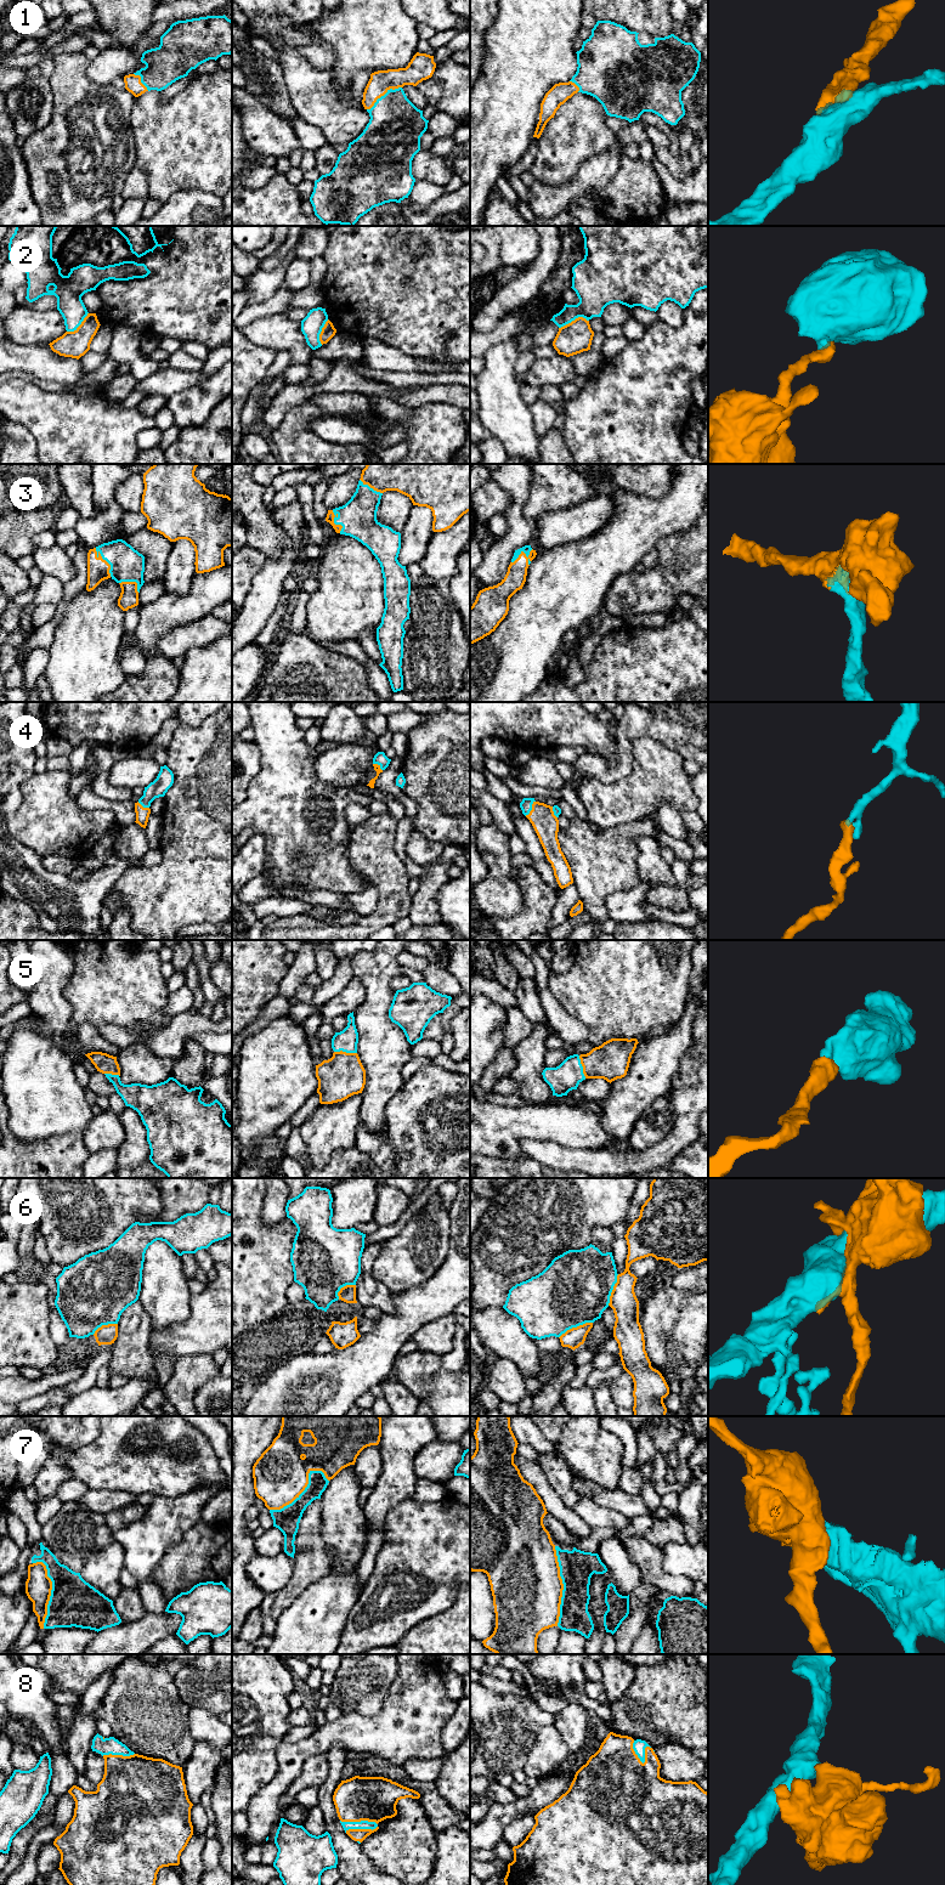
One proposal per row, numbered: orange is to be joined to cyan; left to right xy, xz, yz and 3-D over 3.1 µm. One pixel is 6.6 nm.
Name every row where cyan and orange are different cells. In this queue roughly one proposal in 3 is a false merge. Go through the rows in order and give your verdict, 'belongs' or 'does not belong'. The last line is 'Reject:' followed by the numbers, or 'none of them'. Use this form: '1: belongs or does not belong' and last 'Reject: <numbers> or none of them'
1: belongs
2: does not belong
3: belongs
4: belongs
5: belongs
6: does not belong
7: belongs
8: belongs
Reject: 2, 6

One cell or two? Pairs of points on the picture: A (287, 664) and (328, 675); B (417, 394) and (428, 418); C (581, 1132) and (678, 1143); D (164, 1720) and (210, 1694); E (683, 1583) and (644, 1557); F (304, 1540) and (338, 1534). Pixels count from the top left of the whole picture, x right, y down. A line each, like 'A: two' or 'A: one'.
A: one
B: two
C: two
D: two
E: one
F: two

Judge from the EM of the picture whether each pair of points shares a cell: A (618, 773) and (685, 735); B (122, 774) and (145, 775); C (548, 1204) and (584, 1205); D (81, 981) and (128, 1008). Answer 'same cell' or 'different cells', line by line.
A: same cell
B: same cell
C: same cell
D: same cell

